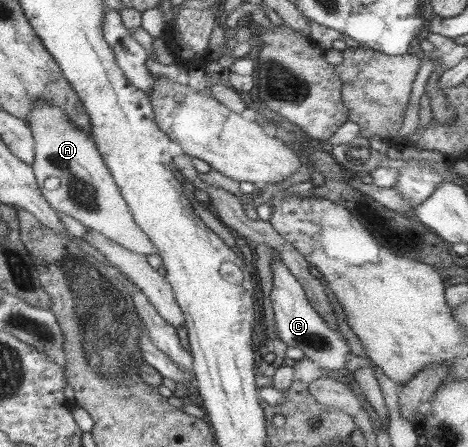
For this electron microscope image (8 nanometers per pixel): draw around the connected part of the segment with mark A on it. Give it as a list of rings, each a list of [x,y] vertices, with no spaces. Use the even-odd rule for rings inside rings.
[[[34,101],[29,109],[27,126],[31,131],[34,148],[33,162],[30,166],[41,194],[53,210],[72,217],[78,223],[92,229],[92,231],[96,231],[102,237],[111,239],[114,243],[120,244],[127,250],[143,256],[156,253],[155,247],[151,245],[148,238],[144,236],[144,232],[140,231],[138,225],[134,223],[128,211],[128,206],[124,203],[120,190],[114,183],[108,168],[104,165],[93,139],[84,130],[76,127],[76,124],[73,124],[58,106],[53,106],[46,103],[46,101]],[[49,177],[58,179],[56,189],[45,190],[42,188],[44,181]]]

